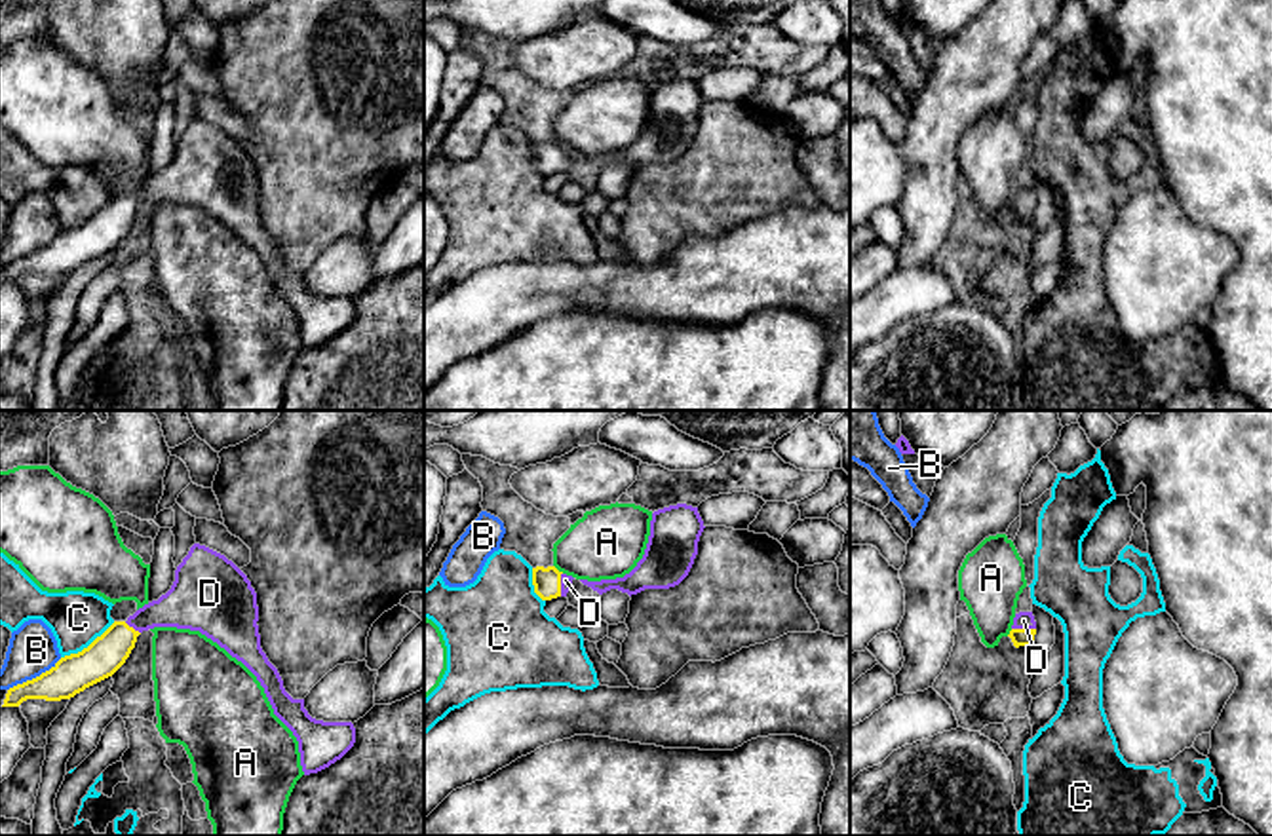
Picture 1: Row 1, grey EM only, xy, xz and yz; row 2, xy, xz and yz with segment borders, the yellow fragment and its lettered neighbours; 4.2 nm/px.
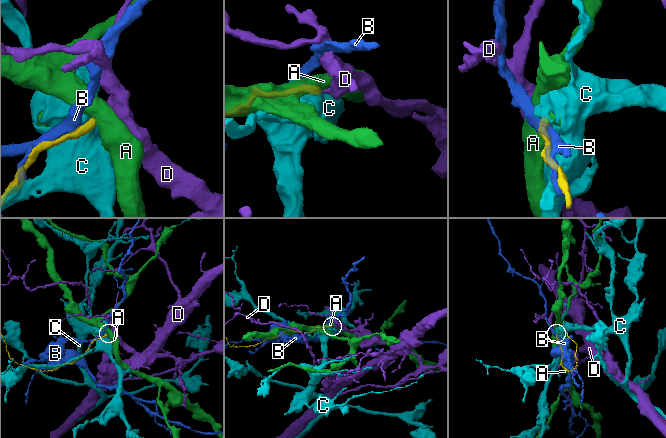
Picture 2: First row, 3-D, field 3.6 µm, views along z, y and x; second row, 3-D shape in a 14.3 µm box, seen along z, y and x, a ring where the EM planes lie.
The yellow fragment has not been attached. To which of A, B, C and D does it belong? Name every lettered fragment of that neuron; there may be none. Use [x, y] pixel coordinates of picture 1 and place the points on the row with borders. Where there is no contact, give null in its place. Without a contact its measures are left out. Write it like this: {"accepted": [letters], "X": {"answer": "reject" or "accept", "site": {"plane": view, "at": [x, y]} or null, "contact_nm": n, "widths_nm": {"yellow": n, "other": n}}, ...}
{"accepted": ["D"], "A": {"answer": "reject", "site": {"plane": "xz", "at": [558, 570]}, "contact_nm": 60, "widths_nm": {"yellow": 120, "other": 300}}, "B": {"answer": "reject", "site": {"plane": "xy", "at": [37, 677]}, "contact_nm": 280, "widths_nm": {"yellow": 160, "other": 200}}, "C": {"answer": "reject", "site": {"plane": "xy", "at": [90, 645]}, "contact_nm": 280, "widths_nm": {"yellow": 160, "other": 240}}, "D": {"answer": "accept", "site": {"plane": "yz", "at": [1023, 629]}, "contact_nm": 100, "widths_nm": {"yellow": 80, "other": 80}}}

